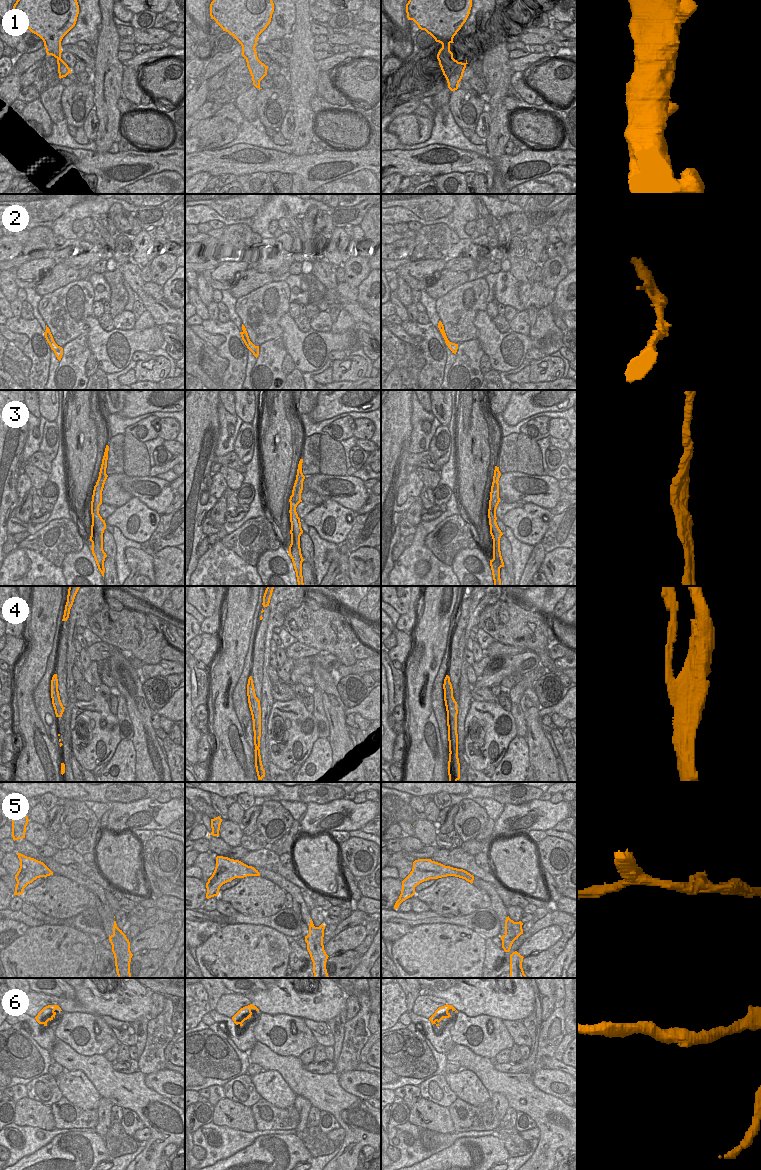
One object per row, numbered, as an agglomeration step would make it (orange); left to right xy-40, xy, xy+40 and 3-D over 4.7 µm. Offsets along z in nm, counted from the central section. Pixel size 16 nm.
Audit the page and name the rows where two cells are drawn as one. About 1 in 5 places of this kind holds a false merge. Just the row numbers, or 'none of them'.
3, 4, 5.

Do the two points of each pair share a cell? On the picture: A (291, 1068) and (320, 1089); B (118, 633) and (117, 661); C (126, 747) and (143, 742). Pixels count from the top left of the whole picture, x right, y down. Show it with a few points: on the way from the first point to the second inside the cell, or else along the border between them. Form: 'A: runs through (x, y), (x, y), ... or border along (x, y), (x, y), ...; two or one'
A: runs through (298, 1075), (308, 1085), (313, 1087); one
B: border along (118, 649), (126, 655); two
C: border along (130, 739), (135, 752), (134, 769); two

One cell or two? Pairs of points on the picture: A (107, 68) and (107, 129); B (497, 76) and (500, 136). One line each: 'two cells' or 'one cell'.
A: one cell
B: one cell

